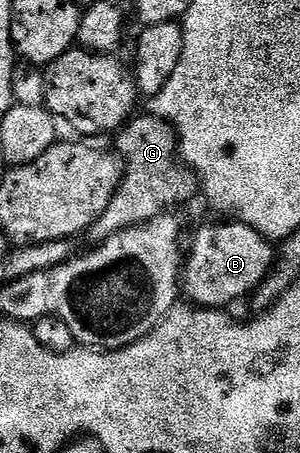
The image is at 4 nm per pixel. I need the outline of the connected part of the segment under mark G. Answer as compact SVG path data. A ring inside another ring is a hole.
M149 113L139 114L117 132L117 154L124 164L122 184L104 209L104 213L90 228L89 238L101 241L120 233L129 227L139 227L141 223L152 221L152 217L182 209L185 203L200 195L200 180L180 158L178 132L166 119Z

